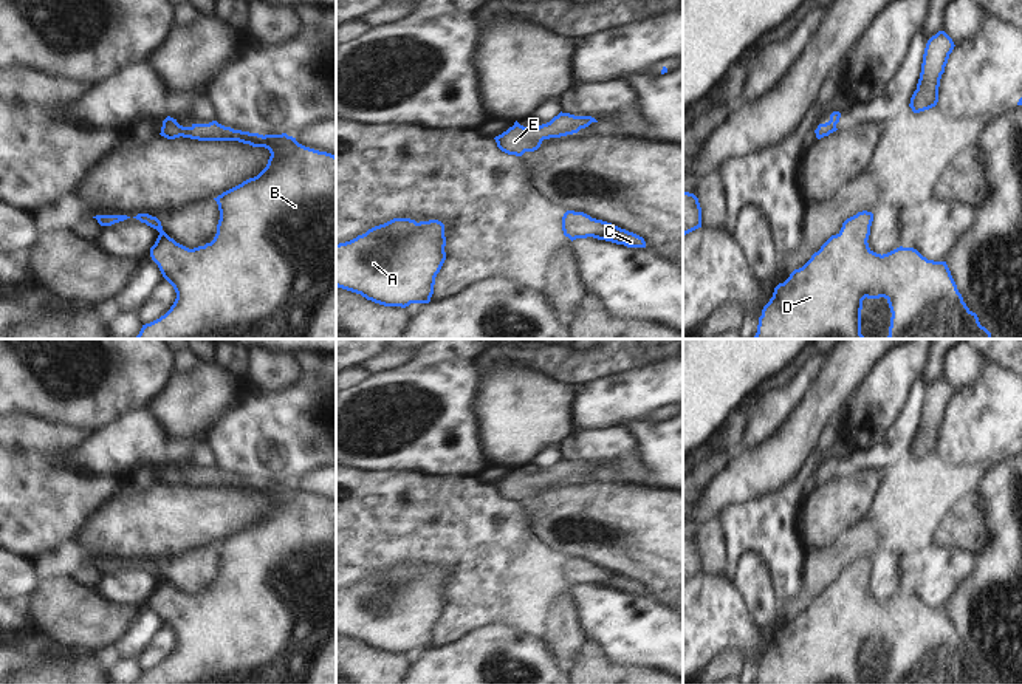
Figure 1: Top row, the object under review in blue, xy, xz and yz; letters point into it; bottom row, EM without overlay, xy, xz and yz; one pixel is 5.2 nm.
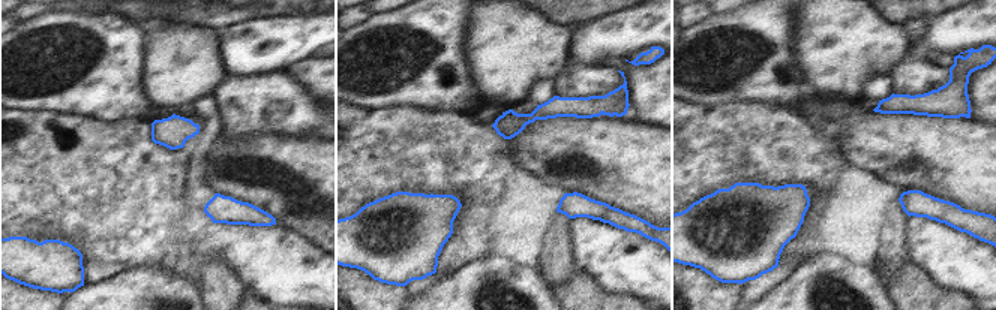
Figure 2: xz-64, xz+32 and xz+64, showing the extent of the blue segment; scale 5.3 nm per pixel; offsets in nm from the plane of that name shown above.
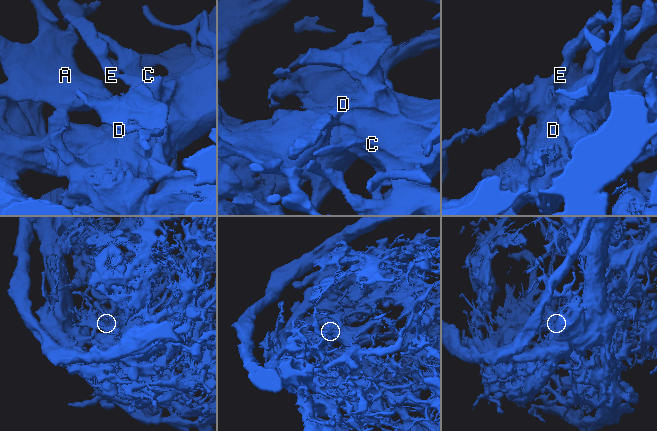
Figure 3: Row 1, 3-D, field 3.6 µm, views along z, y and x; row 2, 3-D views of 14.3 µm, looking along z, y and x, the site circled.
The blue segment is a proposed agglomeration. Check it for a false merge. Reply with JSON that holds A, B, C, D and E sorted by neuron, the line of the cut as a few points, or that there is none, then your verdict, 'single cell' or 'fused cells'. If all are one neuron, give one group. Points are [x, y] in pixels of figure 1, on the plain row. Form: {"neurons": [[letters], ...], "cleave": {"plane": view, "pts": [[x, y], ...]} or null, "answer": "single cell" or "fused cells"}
{"neurons": [["A", "B", "C", "D", "E"]], "cleave": null, "answer": "single cell"}

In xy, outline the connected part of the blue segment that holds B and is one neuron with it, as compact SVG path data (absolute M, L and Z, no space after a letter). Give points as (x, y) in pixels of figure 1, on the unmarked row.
M167 463L159 481L167 486L238 487L265 494L271 503L257 523L214 545L220 566L214 587L204 593L189 596L177 590L156 563L133 563L159 579L150 604L177 639L170 656L142 672L136 684L336 684L336 503L305 494L286 480L263 483L217 467L183 474Z

